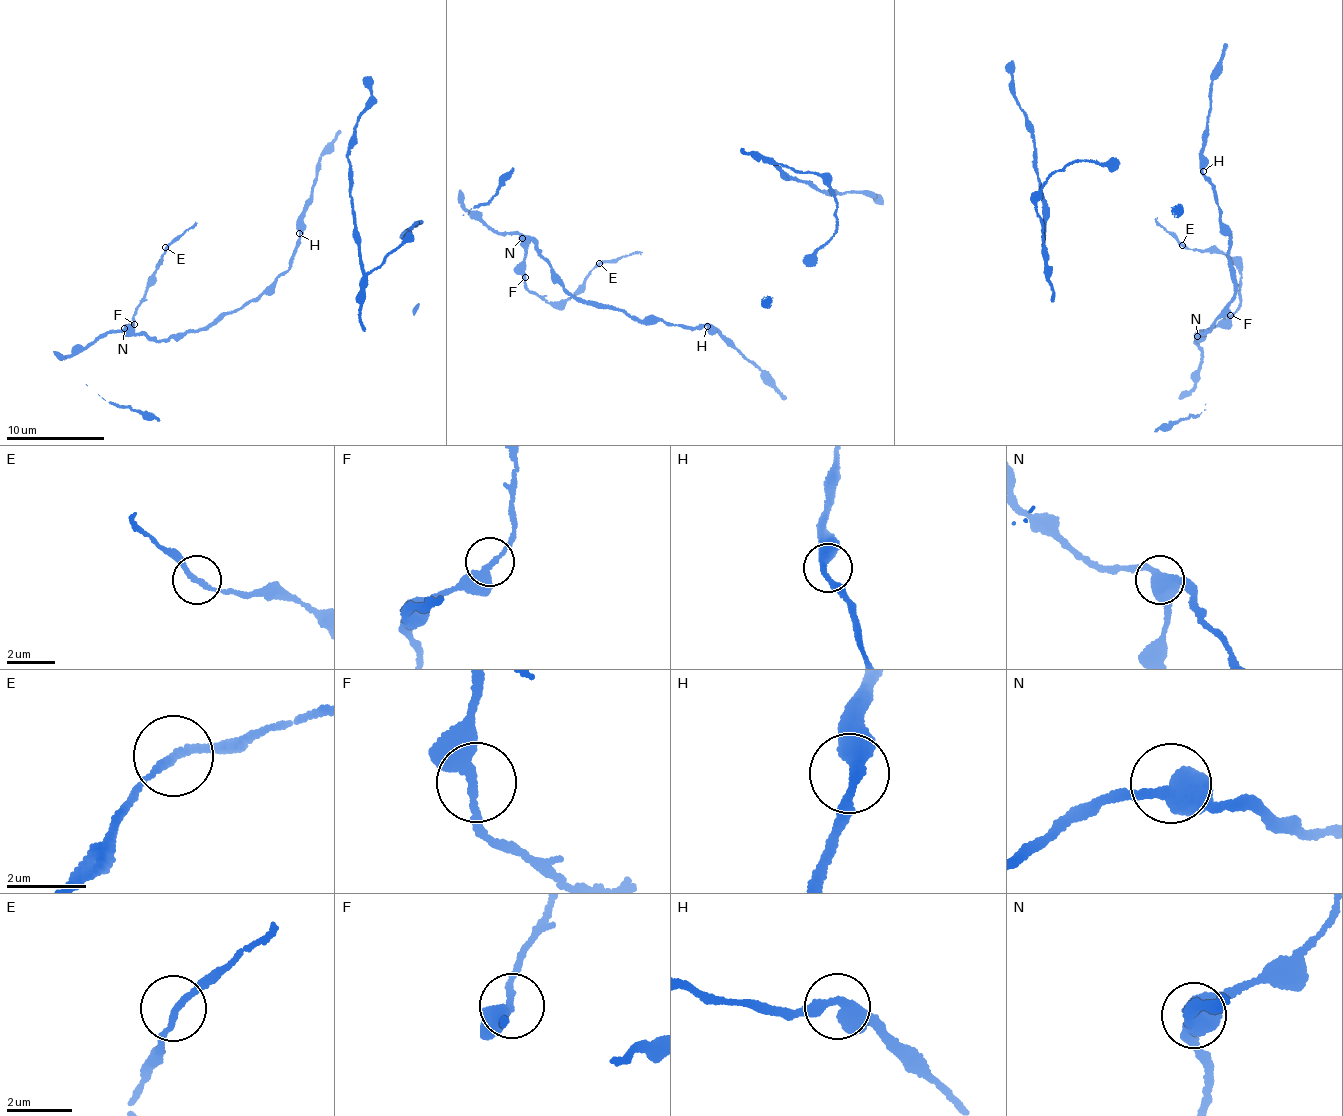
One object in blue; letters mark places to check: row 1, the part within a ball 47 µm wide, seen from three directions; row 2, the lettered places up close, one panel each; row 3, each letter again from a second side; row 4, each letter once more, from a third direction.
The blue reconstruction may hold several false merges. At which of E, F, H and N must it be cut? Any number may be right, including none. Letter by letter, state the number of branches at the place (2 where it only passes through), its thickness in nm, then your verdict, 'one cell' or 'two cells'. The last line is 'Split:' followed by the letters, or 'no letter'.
E: branches 2; calibre 170 nm; one cell
F: branches 2; calibre 300 nm; one cell
H: branches 2; calibre 400 nm; one cell
N: branches 3; calibre 480 nm; one cell
Split: no letter

